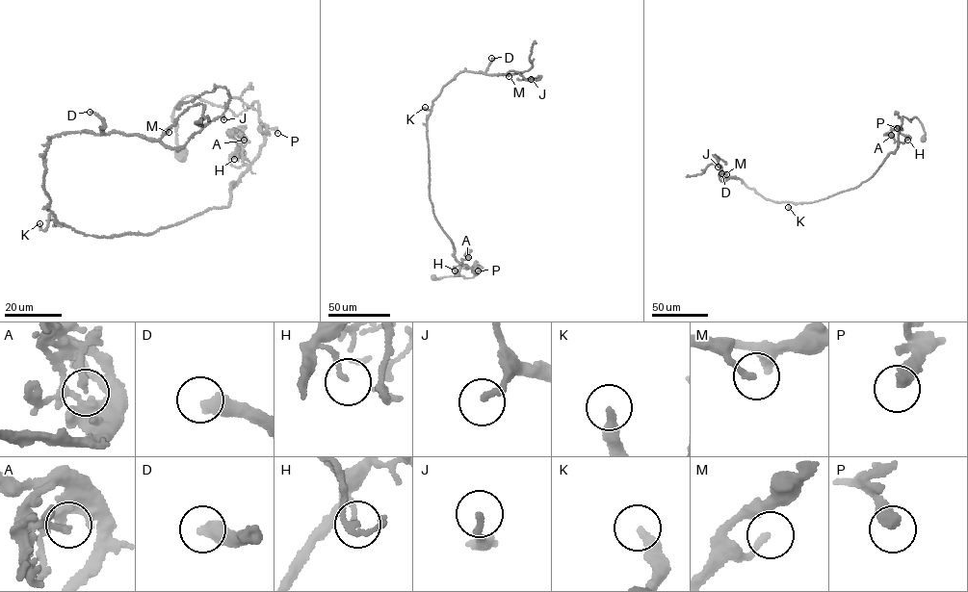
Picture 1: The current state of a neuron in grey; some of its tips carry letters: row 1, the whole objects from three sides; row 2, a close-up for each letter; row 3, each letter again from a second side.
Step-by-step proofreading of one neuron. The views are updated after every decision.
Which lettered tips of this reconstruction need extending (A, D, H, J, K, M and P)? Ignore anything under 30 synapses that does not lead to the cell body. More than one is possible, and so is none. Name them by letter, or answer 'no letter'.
J, P

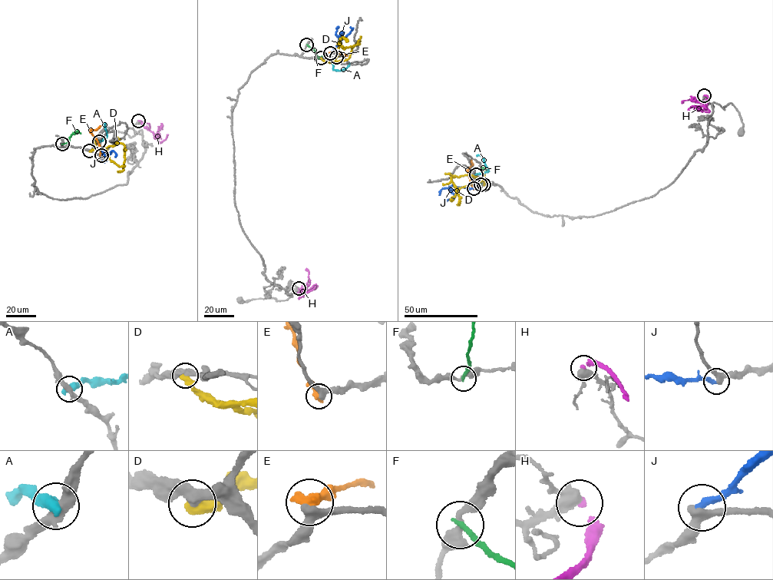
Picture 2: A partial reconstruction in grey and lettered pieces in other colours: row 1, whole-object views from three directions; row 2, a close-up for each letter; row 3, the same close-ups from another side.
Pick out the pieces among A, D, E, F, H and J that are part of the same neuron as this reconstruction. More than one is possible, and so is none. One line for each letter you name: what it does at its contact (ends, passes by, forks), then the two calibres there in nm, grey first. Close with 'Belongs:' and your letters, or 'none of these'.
J: it ends; calibres 360 and 280 nm
Belongs: J

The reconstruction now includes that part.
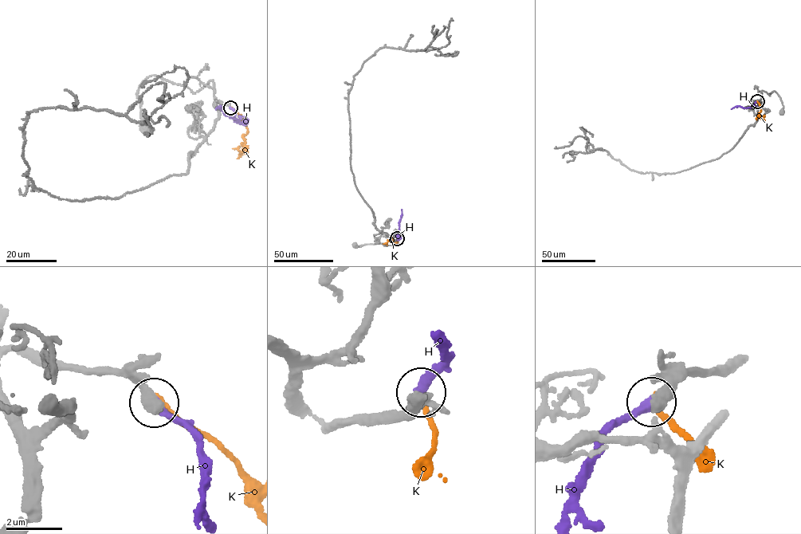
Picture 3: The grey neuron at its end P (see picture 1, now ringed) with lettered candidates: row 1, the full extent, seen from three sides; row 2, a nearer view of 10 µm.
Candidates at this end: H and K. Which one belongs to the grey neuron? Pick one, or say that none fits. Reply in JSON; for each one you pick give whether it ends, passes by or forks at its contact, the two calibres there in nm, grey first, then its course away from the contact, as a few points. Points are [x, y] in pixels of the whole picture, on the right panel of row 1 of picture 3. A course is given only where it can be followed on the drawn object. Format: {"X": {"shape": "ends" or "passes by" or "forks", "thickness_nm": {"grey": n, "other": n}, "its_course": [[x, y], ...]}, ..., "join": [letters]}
{"H": {"shape": "ends", "thickness_nm": {"grey": 480, "other": 340}, "its_course": [[757, 101], [753, 107], [738, 106], [731, 109]]}, "join": ["H"]}

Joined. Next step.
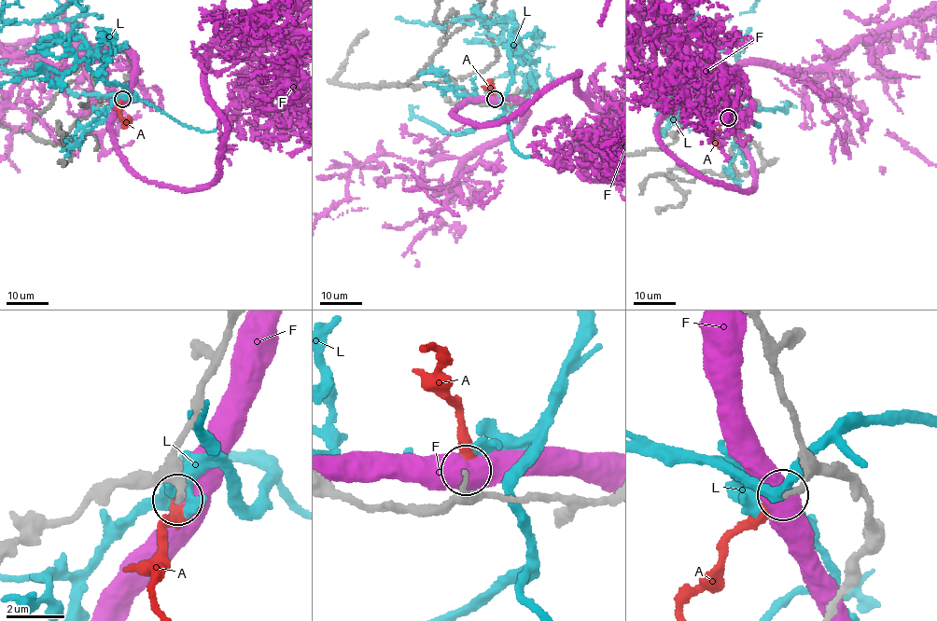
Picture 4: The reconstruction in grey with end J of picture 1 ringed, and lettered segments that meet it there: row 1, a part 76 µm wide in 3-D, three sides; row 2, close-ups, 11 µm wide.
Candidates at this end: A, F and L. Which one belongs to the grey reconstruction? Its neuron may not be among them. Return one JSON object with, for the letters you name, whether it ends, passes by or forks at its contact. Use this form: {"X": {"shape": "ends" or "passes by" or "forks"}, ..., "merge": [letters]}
{"A": {"shape": "ends"}, "merge": ["A"]}

